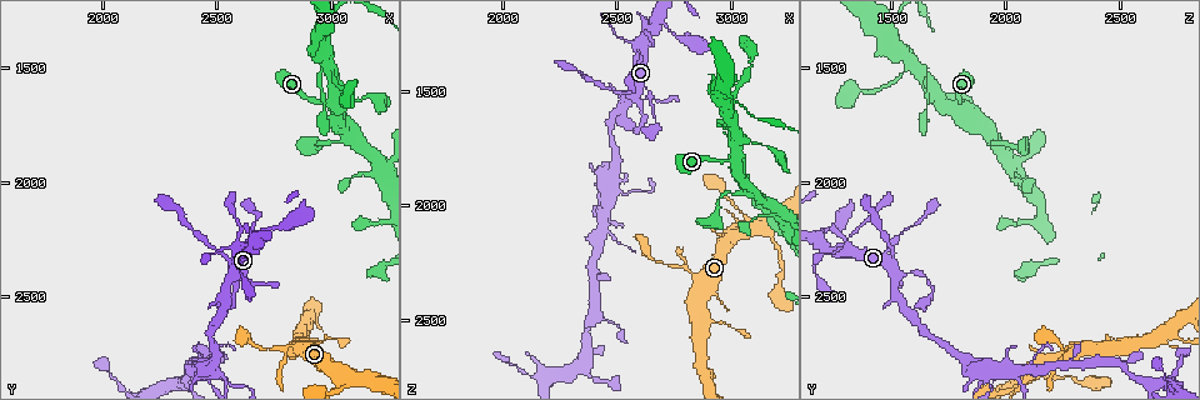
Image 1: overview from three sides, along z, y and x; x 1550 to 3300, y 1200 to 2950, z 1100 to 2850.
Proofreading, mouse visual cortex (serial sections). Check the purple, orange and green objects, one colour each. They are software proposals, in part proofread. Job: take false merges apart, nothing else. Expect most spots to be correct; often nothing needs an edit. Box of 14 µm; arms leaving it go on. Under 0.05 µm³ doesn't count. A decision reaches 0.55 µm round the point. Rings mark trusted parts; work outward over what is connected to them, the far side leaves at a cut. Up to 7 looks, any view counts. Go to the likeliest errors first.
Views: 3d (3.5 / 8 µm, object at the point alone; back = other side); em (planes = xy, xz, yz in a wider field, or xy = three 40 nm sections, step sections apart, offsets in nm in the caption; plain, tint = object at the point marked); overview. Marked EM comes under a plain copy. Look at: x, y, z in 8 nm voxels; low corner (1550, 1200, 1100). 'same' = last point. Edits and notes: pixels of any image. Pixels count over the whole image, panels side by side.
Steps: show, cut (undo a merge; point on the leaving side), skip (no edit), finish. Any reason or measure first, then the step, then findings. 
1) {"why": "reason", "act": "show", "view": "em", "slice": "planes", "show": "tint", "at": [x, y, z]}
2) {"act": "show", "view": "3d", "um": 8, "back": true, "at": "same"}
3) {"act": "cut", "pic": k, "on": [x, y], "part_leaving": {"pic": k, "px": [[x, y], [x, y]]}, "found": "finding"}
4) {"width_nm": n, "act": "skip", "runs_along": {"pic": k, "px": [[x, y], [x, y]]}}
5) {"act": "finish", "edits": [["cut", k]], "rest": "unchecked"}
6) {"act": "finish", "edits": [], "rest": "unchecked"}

{"why": "sharp bend", "act": "show", "view": "3d", "um": 3.5, "at": [2500, 2290, 1500]}

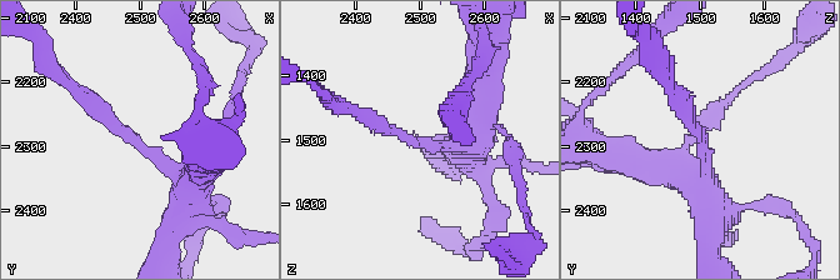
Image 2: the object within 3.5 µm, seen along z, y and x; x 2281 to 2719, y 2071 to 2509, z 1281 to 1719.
{"arm_widths_nm": [200, 400], "why": "shape alone is not enough", "act": "show", "view": "em", "slice": "xy", "step": 5, "show": "tint", "at": [2495, 2290, 1510]}

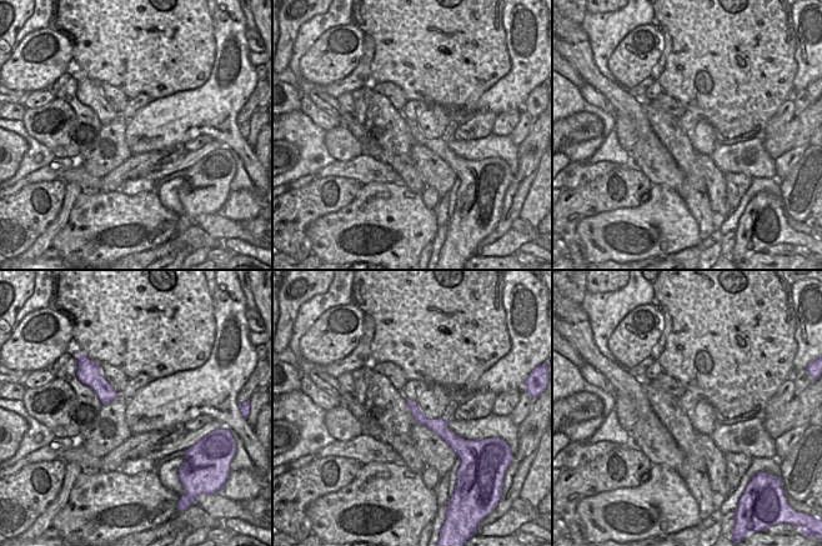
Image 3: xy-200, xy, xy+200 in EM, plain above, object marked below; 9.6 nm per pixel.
{"act": "skip", "runs_along": {"pic": 3, "px": [[411, 404], [426, 422], [456, 441]]}, "found": "all the same cell"}

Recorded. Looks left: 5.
{"why": "thin neck", "act": "show", "view": "3d", "um": 3.5, "at": [2710, 2740, 2250]}

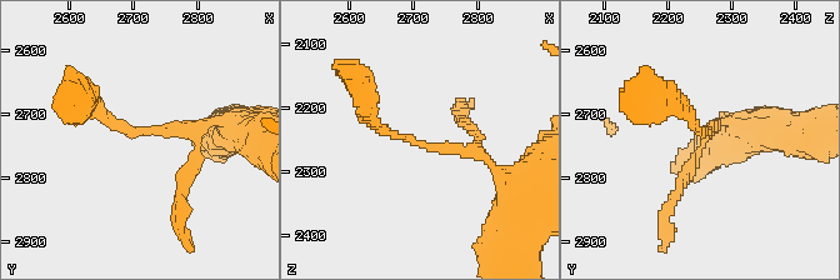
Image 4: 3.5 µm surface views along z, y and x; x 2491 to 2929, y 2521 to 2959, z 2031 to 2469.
{"arm_widths_nm": [150, 150], "act": "show", "view": "em", "slice": "xy", "step": 2, "show": "tint", "at": [2715, 2725, 2260]}

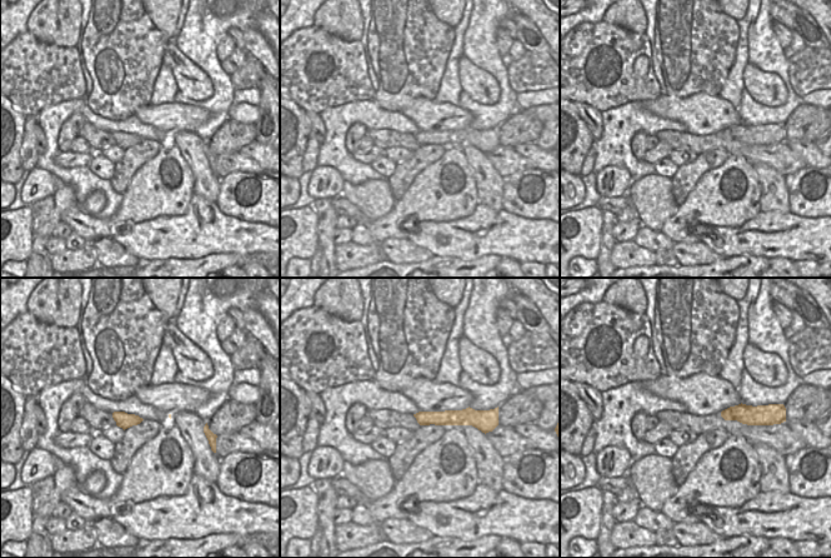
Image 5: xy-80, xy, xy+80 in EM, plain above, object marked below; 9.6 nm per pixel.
{"width_nm": 140, "act": "skip", "runs_along": {"pic": 5, "px": [[474, 413], [469, 417], [419, 417]]}, "found": "one cell here"}

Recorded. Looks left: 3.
{"why": "branch point", "act": "show", "view": "3d", "um": 3.5, "at": [3020, 1670, 1730]}

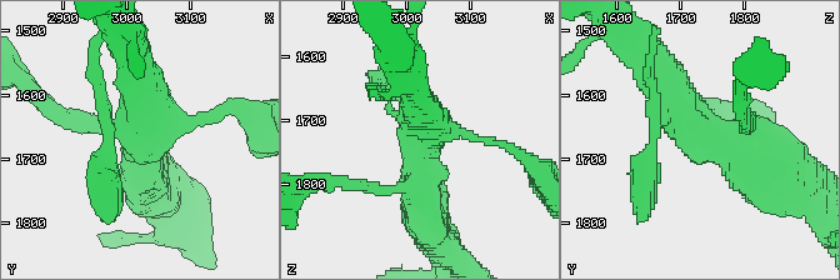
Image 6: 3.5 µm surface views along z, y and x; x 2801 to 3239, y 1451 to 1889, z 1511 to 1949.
{"why": "shape alone is not enough", "act": "show", "view": "em", "slice": "planes", "show": "tint", "at": [3020, 1670, 1740]}

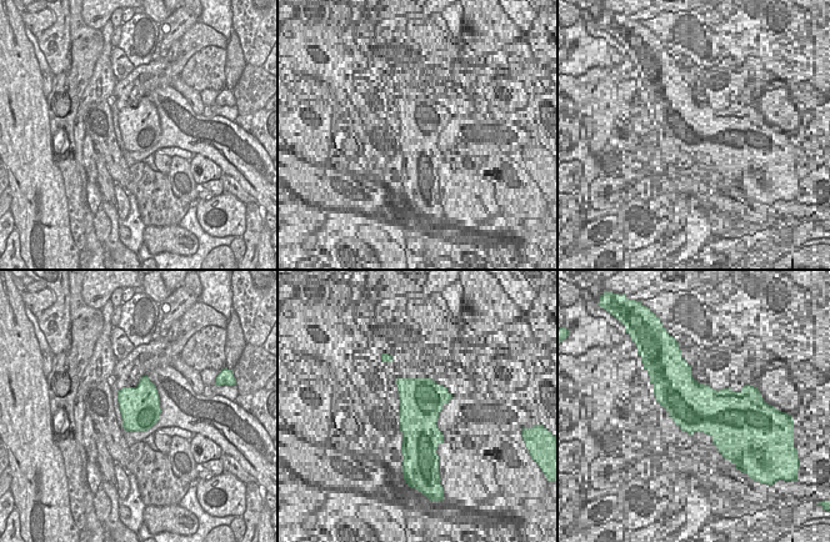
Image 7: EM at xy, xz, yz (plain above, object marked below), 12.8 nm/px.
{"act": "skip", "runs_along": {"pic": 6, "px": [[749, 129], [698, 136], [646, 55]]}, "found": "continuous, no second cell"}

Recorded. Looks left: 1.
{"act": "finish", "edits": [], "rest": "unchecked"}

